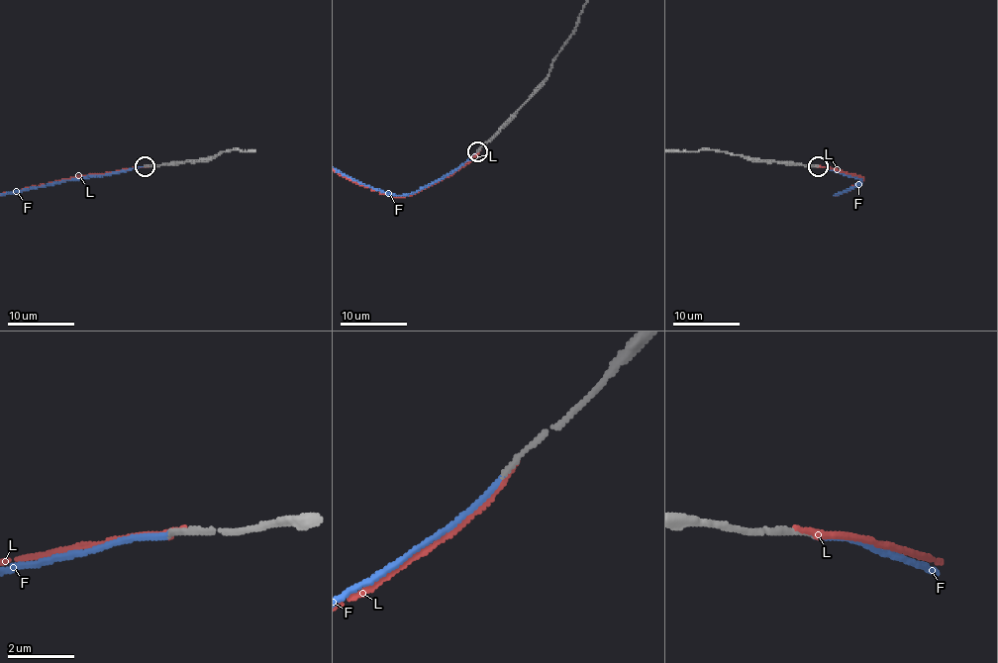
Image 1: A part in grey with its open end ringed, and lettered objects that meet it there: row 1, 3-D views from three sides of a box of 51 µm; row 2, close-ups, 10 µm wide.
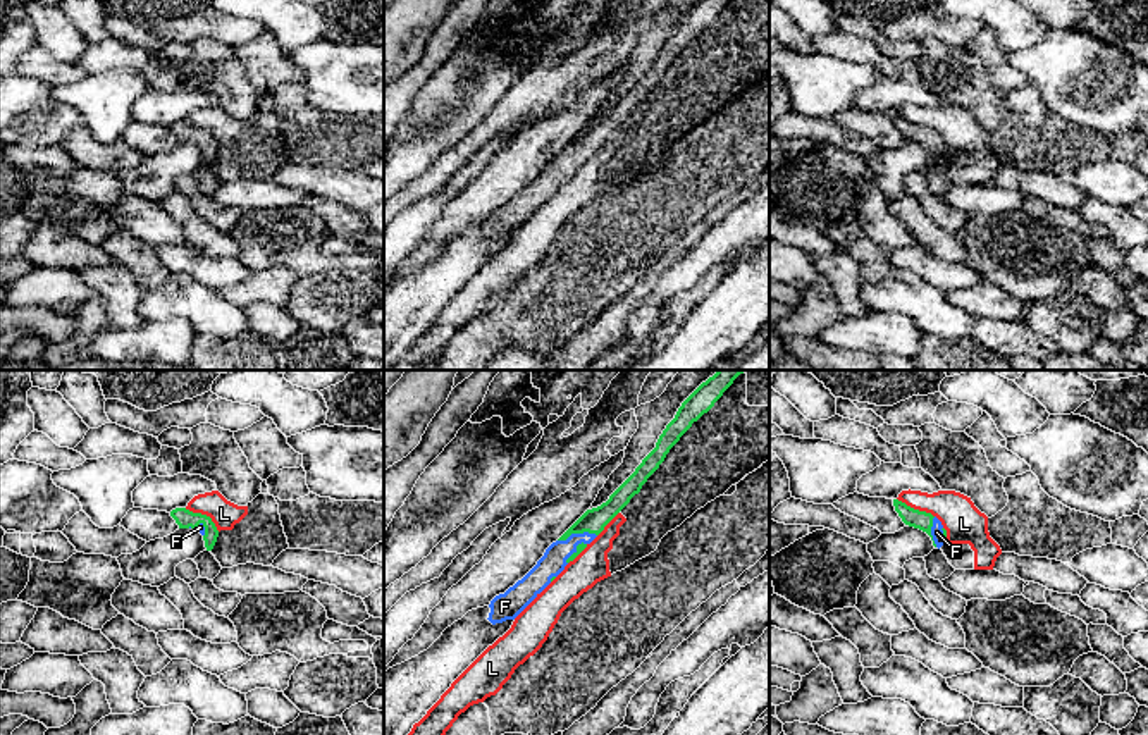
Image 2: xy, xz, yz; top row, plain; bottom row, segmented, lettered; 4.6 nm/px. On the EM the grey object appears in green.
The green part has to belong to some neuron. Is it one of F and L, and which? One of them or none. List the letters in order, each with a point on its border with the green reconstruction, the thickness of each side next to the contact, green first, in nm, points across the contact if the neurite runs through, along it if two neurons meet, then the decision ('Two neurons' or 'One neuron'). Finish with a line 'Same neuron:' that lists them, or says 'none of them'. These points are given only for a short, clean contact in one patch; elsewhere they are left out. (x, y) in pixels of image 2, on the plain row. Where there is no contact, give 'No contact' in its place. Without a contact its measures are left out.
F: Touches green at xz (577, 147). Thickness 120 nm (green) against 120 nm. Path across: xz (594, 135), (577, 147), (553, 176). One neuron
L: Touches green at xy (203, 129). Thickness 90 nm (green) against 130 nm. Two neurons
Same neuron: F

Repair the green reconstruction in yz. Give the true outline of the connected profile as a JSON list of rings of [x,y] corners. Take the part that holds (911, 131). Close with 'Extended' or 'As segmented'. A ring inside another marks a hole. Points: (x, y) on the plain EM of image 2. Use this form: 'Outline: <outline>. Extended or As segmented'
Outline: [[[893,114],[893,120],[902,136],[909,141],[926,146],[931,151],[935,162],[940,164],[945,158],[947,145],[936,131],[914,124],[898,114]]]. Extended

